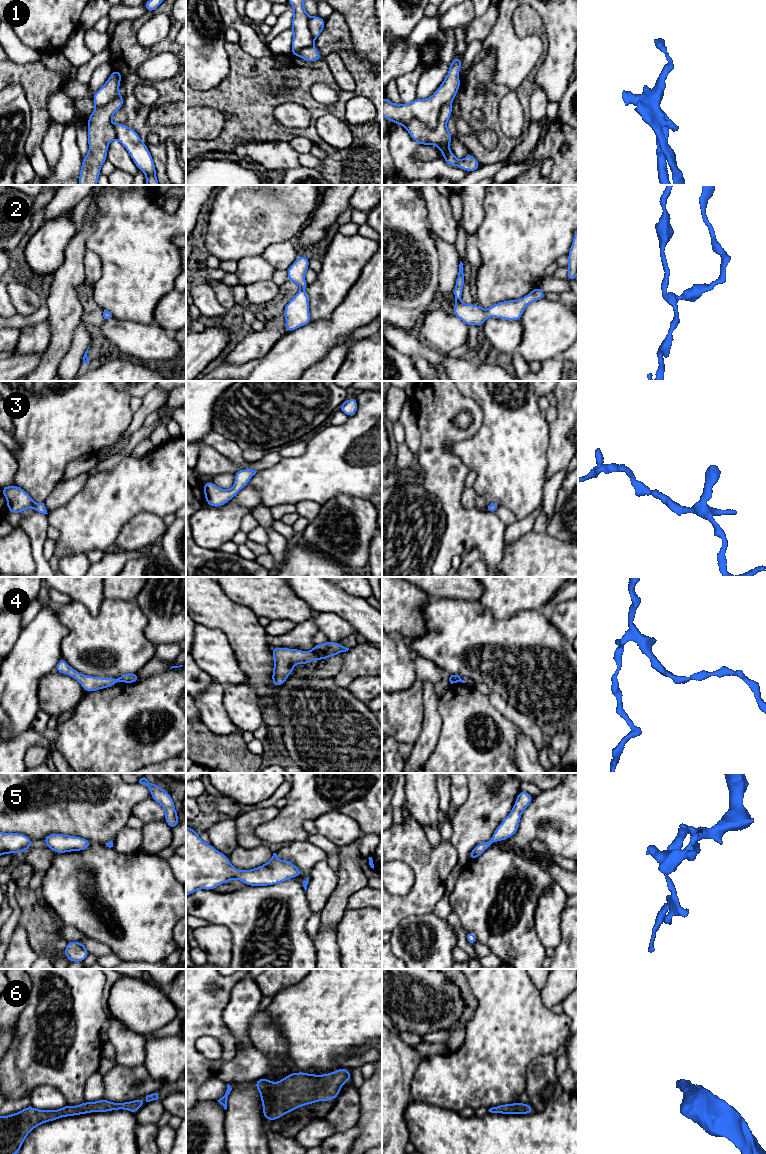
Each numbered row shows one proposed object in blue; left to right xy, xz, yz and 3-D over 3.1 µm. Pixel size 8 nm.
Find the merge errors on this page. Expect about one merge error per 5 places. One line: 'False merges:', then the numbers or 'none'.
False merges: 1, 4

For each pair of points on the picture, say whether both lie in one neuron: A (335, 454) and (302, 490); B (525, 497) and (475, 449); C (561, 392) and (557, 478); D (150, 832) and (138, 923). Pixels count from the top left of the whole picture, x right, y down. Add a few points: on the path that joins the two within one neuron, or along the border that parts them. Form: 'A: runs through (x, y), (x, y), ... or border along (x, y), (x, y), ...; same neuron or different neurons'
A: runs through (329, 463), (311, 481); same neuron
B: runs through (513, 485), (487, 459); same neuron
C: border along (565, 467), (556, 471), (547, 480); different neurons
D: border along (141, 848), (155, 854); different neurons

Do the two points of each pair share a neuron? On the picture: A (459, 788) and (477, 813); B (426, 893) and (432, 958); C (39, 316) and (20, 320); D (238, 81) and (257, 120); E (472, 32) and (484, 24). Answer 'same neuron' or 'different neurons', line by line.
A: different neurons
B: different neurons
C: same neuron
D: same neuron
E: same neuron

